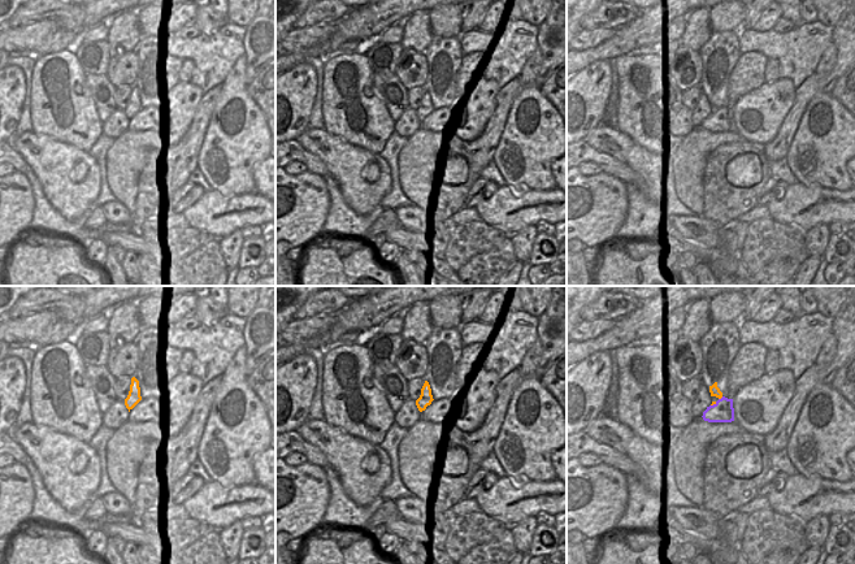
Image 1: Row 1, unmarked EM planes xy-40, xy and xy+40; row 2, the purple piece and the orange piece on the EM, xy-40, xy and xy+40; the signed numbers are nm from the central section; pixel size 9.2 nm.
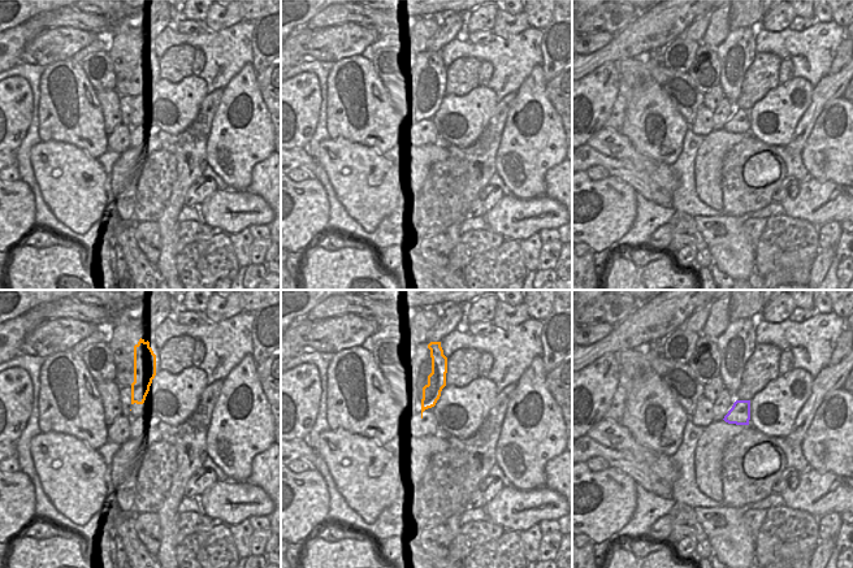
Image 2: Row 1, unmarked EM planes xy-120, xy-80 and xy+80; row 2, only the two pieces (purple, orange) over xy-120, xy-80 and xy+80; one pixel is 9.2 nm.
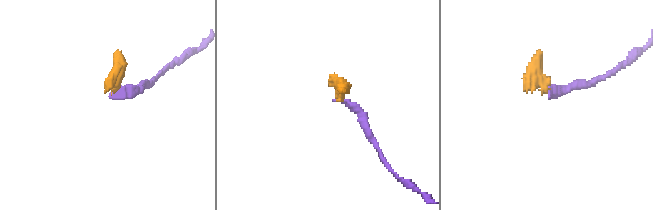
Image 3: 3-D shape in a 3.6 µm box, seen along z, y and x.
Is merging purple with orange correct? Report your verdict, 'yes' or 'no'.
no

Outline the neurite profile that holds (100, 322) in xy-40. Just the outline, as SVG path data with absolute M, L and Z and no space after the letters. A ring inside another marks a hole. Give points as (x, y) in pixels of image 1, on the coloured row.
M101 313L88 321L77 325L74 331L66 338L66 342L75 346L84 334L107 331L108 325L109 313Z

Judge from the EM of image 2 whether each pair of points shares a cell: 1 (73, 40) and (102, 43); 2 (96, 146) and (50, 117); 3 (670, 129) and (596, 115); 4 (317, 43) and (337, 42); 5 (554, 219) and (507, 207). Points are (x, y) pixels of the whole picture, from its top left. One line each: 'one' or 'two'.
1: two
2: one
3: two
4: one
5: one

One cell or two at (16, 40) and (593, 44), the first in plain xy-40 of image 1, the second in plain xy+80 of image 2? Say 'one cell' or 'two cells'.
one cell

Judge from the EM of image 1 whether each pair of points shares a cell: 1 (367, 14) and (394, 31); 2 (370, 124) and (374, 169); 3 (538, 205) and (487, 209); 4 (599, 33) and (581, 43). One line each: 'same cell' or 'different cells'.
1: different cells
2: different cells
3: same cell
4: same cell

